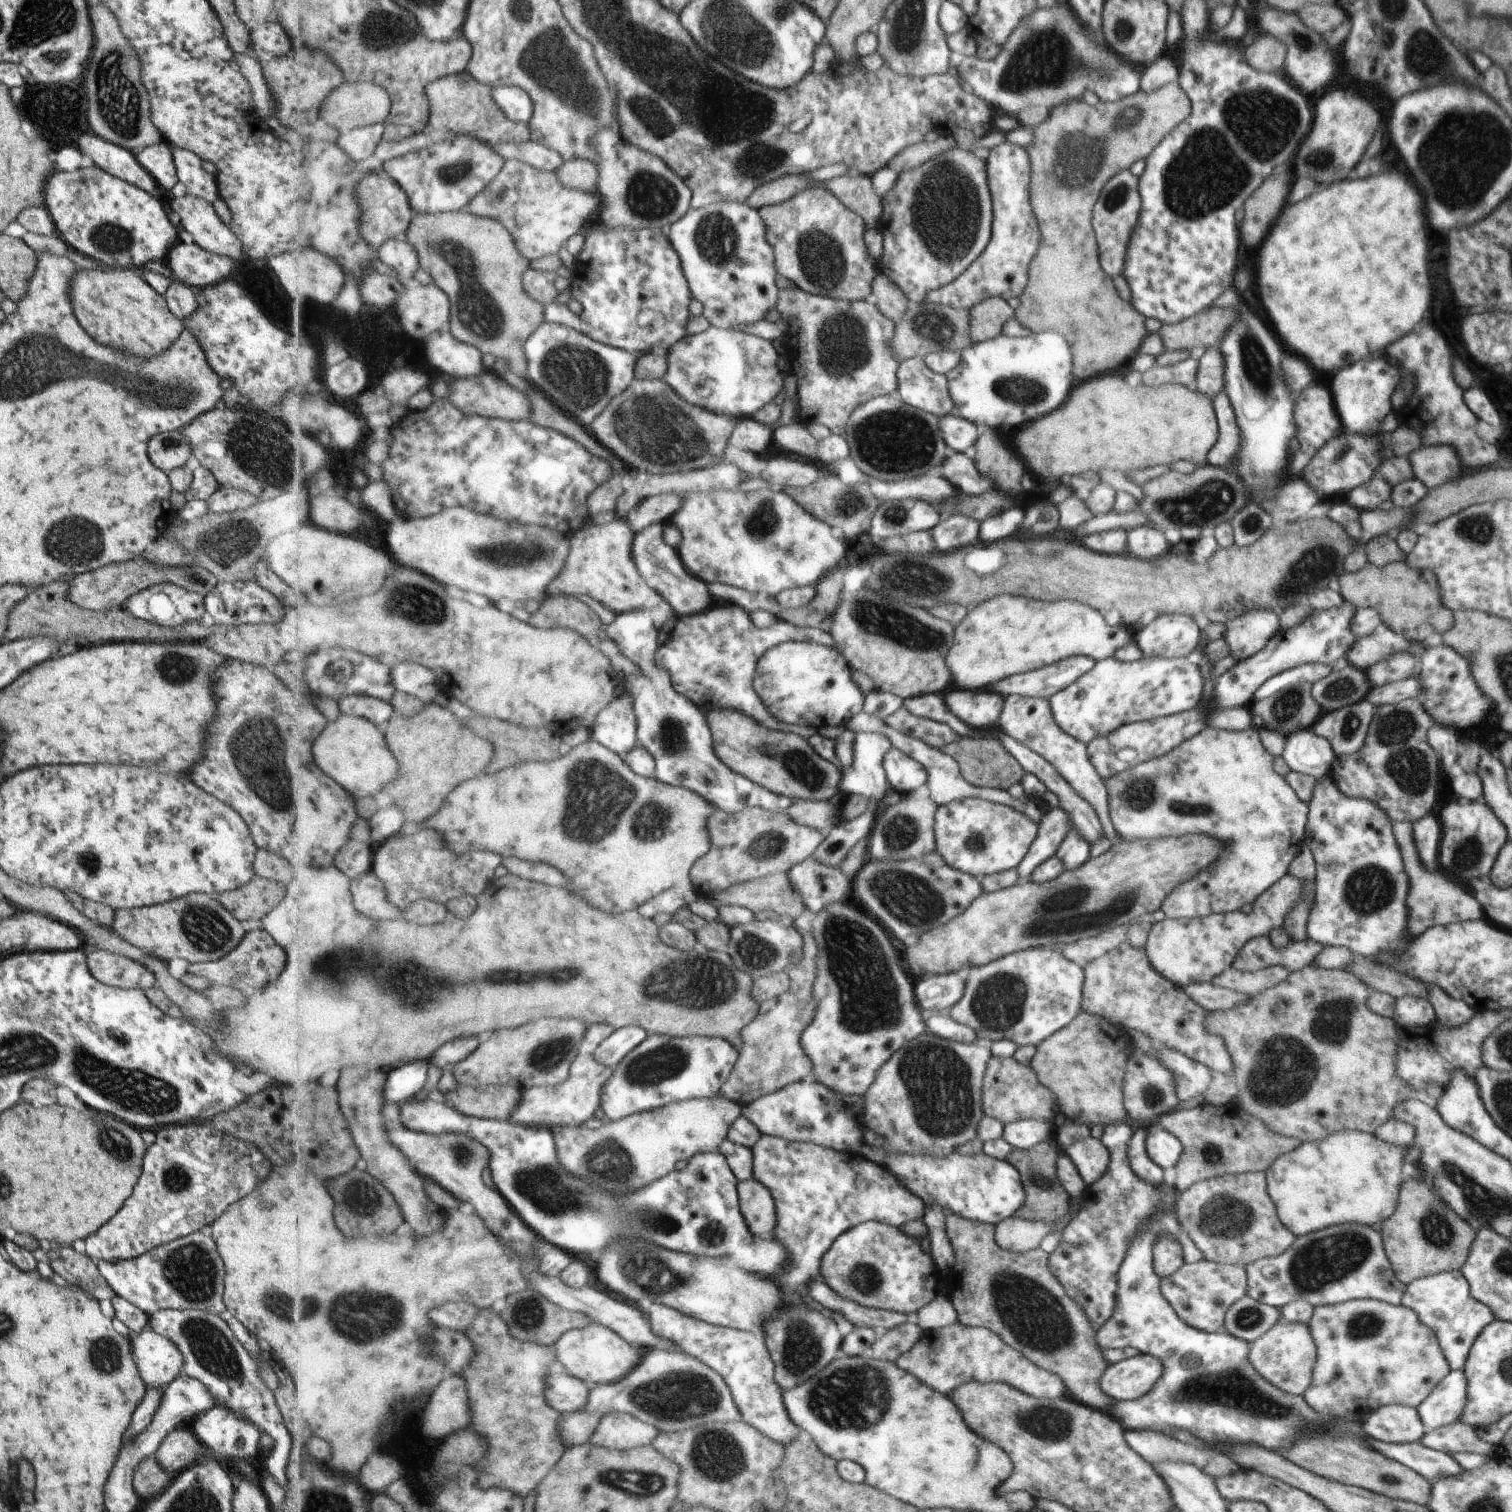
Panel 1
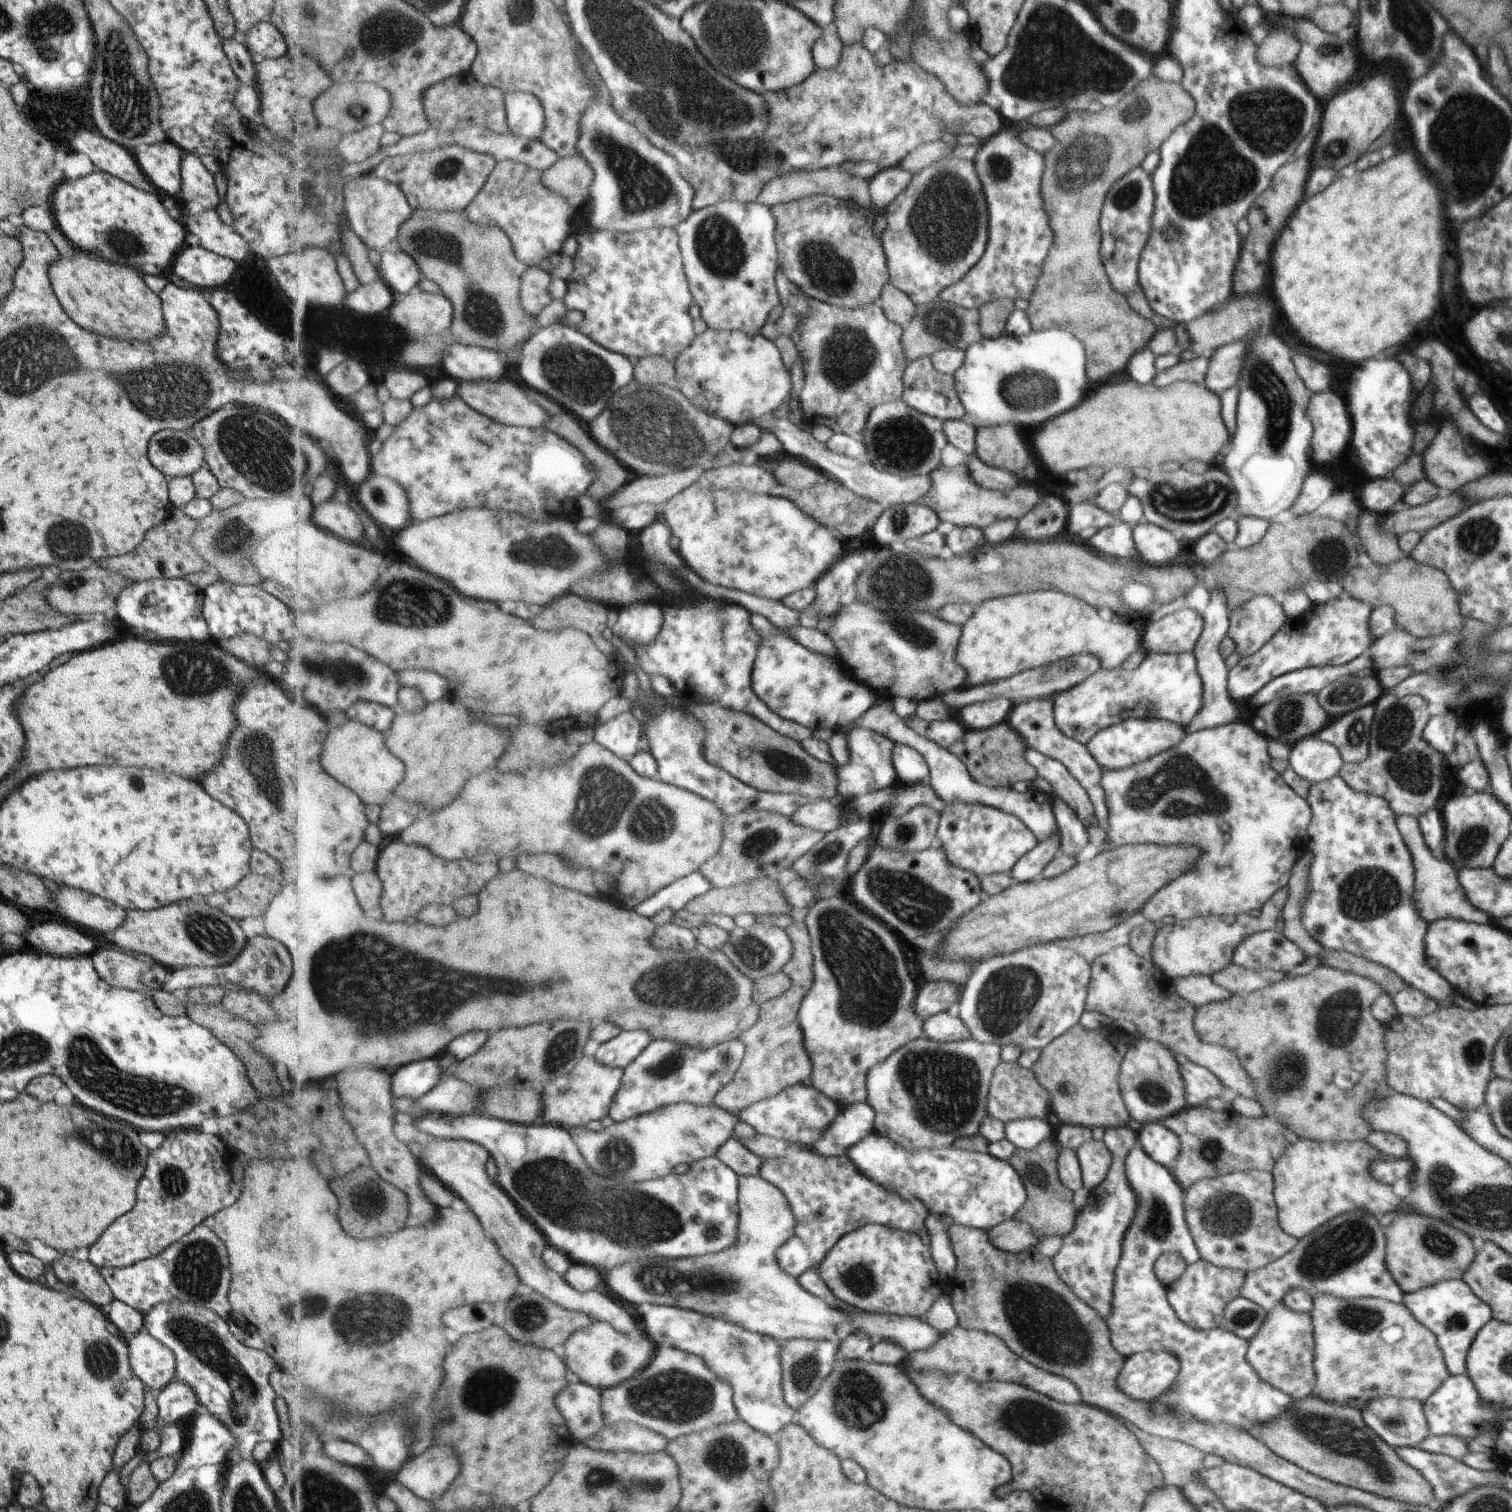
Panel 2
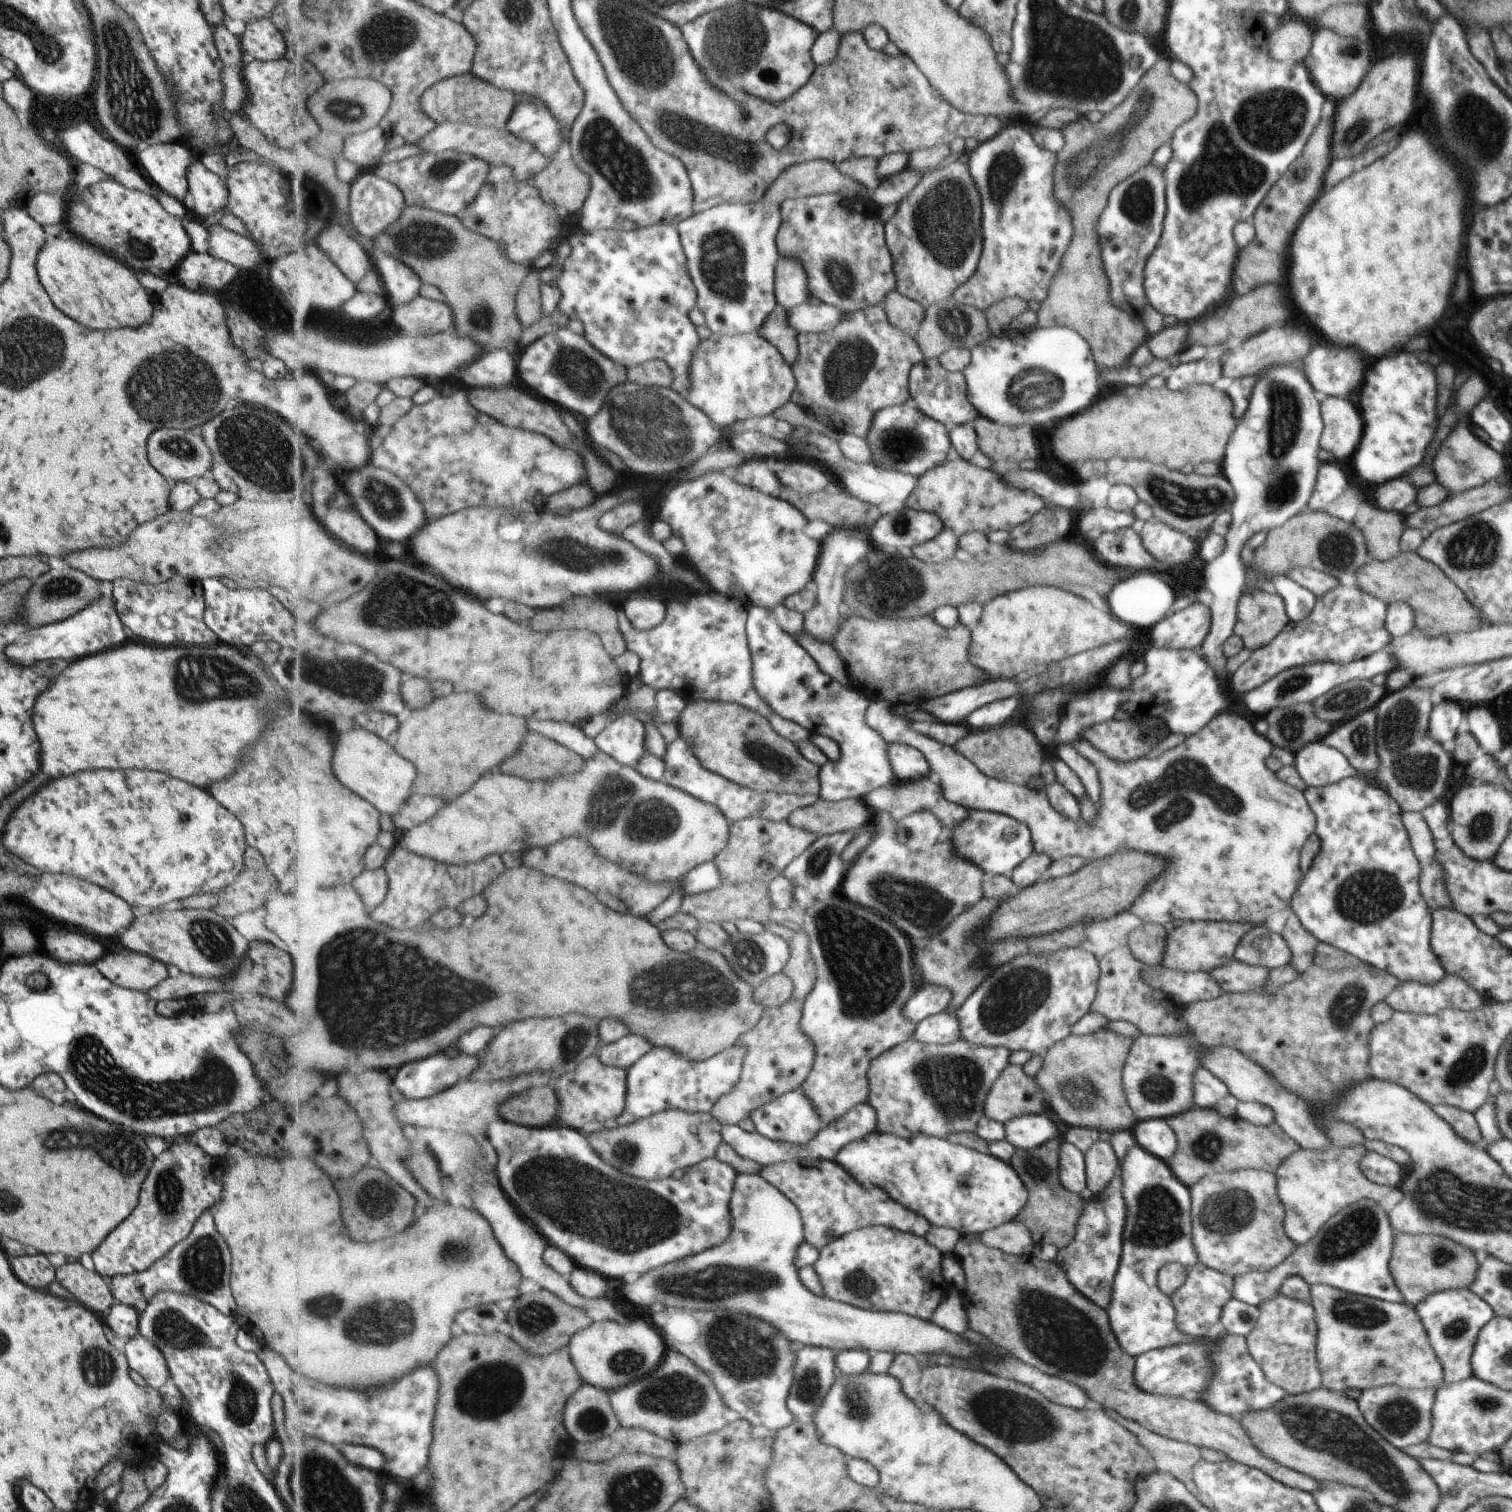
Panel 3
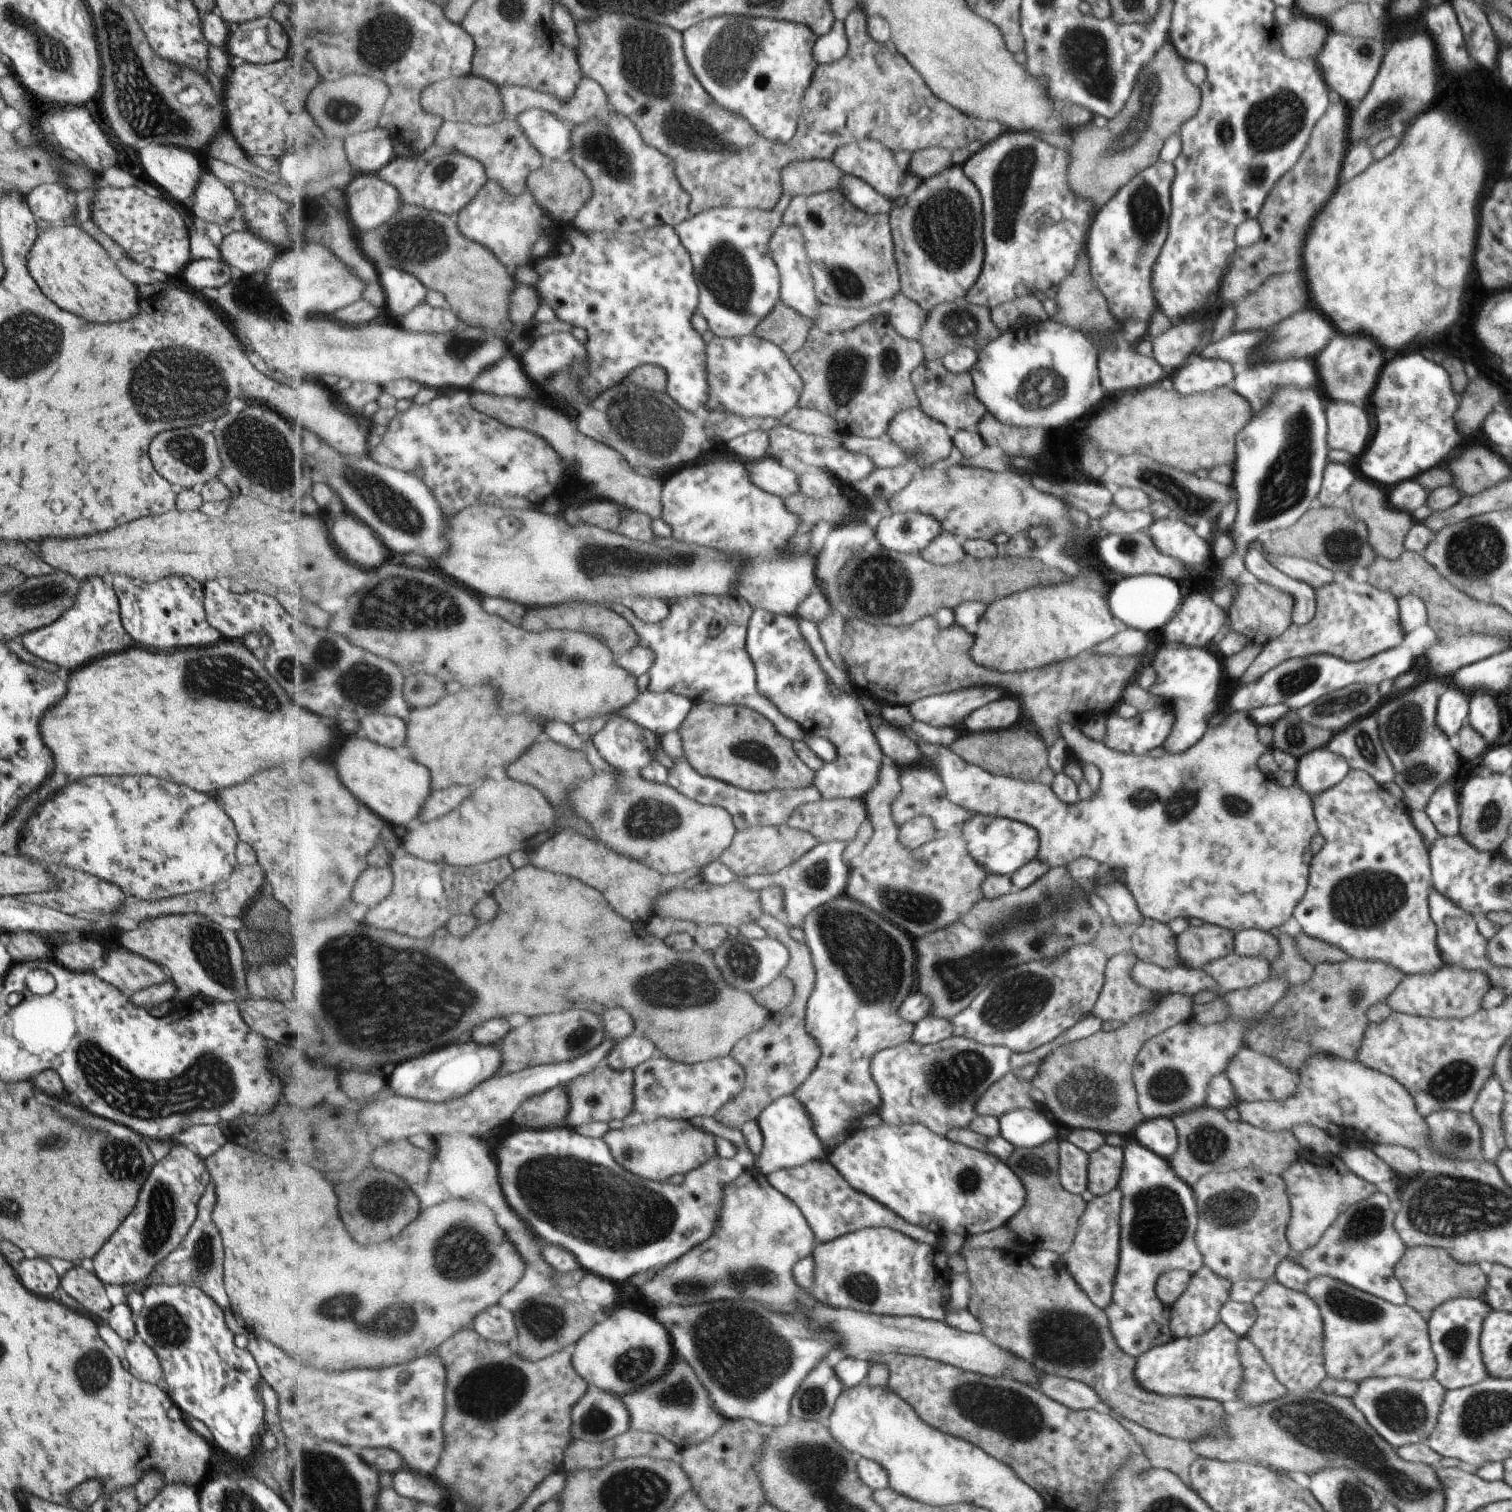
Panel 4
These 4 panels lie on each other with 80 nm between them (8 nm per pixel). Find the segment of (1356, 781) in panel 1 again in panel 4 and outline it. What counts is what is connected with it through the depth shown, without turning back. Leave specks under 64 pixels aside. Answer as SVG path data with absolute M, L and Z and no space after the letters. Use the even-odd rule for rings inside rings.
M1427 681L1409 687L1399 695L1383 698L1375 710L1381 746L1395 770L1392 781L1401 788L1401 800L1408 811L1422 811L1427 806L1432 792L1449 782L1457 760L1455 752L1447 744L1447 738L1433 720L1436 718L1435 702L1439 702L1435 690L1437 683Z

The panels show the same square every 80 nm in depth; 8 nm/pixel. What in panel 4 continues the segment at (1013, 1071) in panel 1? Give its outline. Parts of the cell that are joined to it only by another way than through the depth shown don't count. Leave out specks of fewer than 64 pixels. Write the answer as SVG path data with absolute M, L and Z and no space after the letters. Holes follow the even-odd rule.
M1010 1068L998 1081L989 1086L978 1099L975 1110L981 1115L991 1115L998 1119L1001 1115L1017 1109L1037 1110L1031 1098L1031 1086L1018 1079Z

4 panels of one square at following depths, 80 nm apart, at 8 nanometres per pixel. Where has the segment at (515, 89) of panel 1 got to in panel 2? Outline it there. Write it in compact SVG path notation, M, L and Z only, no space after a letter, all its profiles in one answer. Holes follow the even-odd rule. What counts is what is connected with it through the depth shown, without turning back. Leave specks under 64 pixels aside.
M506 91L504 94L507 124L511 133L529 140L538 140L544 135L547 118L541 101L527 91Z

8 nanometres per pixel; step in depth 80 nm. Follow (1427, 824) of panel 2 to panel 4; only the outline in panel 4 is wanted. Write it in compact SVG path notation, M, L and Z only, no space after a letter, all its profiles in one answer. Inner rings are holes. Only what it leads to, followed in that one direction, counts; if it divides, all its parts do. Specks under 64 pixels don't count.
M1451 782L1443 783L1433 791L1431 800L1422 811L1429 817L1437 834L1444 837L1458 834L1458 793L1451 788Z

